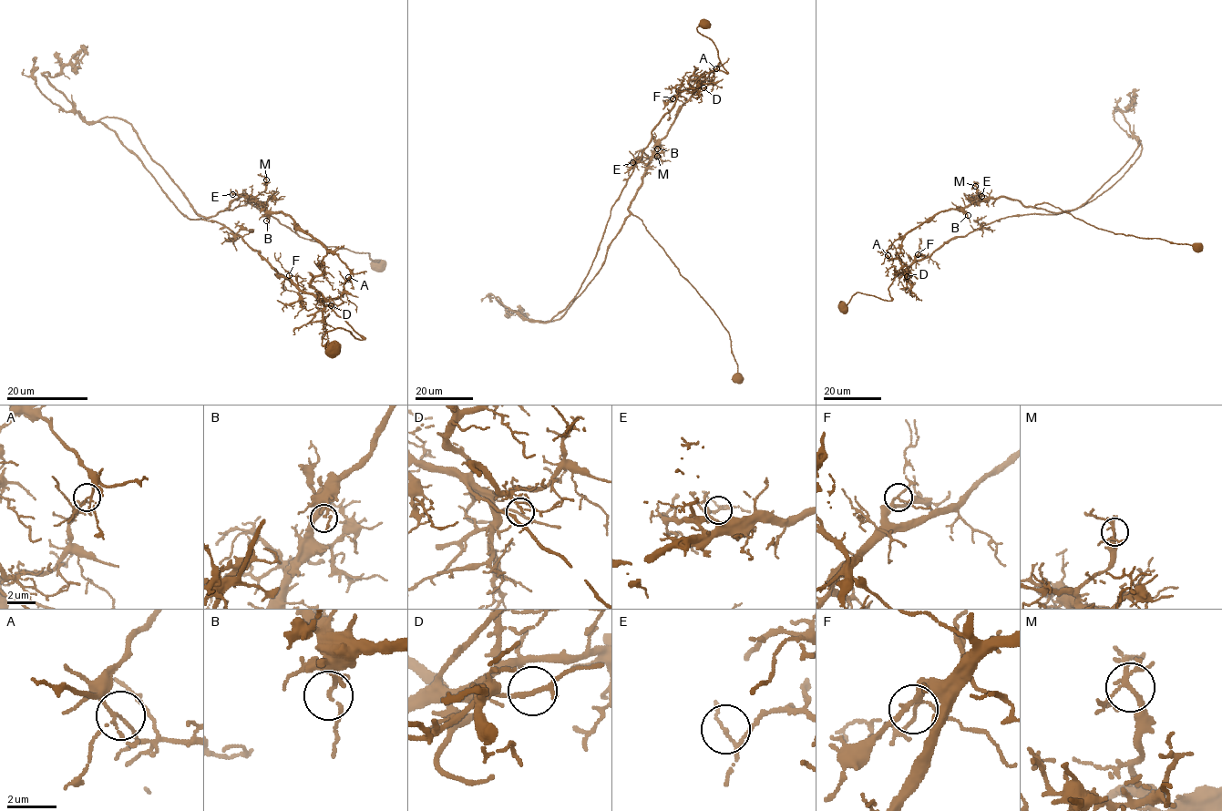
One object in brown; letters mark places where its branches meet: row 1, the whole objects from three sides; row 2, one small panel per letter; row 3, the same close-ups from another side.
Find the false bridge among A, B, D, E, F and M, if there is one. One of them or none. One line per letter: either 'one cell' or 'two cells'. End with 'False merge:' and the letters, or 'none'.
A: two cells
B: one cell
D: one cell
E: one cell
F: one cell
M: one cell
False merge: A

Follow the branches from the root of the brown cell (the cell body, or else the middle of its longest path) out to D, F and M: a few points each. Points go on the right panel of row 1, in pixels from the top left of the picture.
D: (842, 309), (857, 292), (889, 301), (888, 288), (894, 278), (900, 272), (907, 276)
F: (842, 309), (857, 292), (889, 301), (888, 288), (918, 254)
M: (842, 309), (857, 292), (889, 301), (907, 267), (904, 236), (972, 204), (975, 186)

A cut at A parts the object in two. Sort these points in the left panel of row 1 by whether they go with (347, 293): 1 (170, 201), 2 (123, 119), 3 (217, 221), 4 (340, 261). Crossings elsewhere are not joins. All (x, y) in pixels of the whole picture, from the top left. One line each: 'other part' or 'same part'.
1: same part
2: other part
3: same part
4: other part

